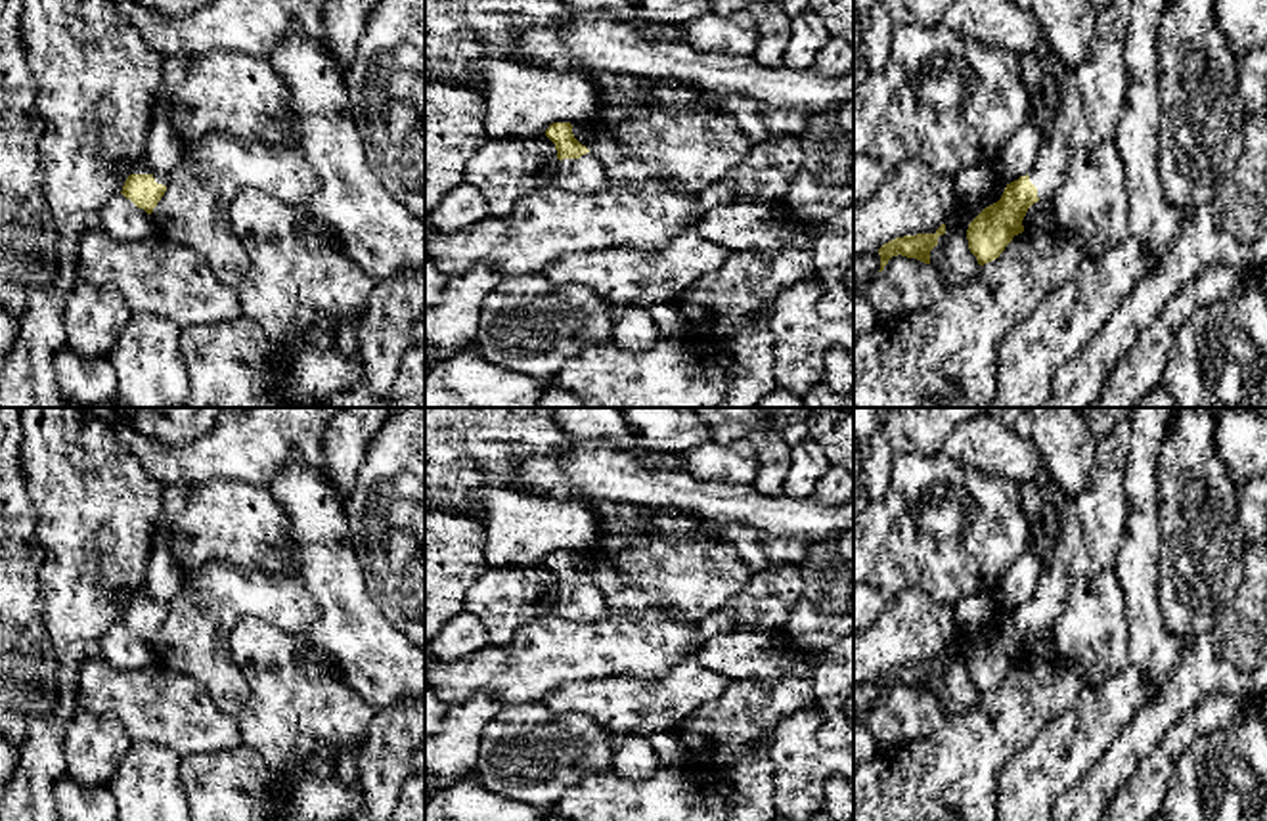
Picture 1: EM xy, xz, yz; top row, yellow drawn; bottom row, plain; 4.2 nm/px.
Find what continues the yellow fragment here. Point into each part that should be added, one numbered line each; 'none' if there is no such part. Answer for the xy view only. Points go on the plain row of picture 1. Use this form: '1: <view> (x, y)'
1: xy (140, 596)

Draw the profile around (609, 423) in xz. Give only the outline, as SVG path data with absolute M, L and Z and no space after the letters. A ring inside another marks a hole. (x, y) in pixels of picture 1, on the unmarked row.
M551 408L559 427L572 438L605 438L630 448L641 461L660 469L681 469L683 454L656 454L639 446L620 408Z

